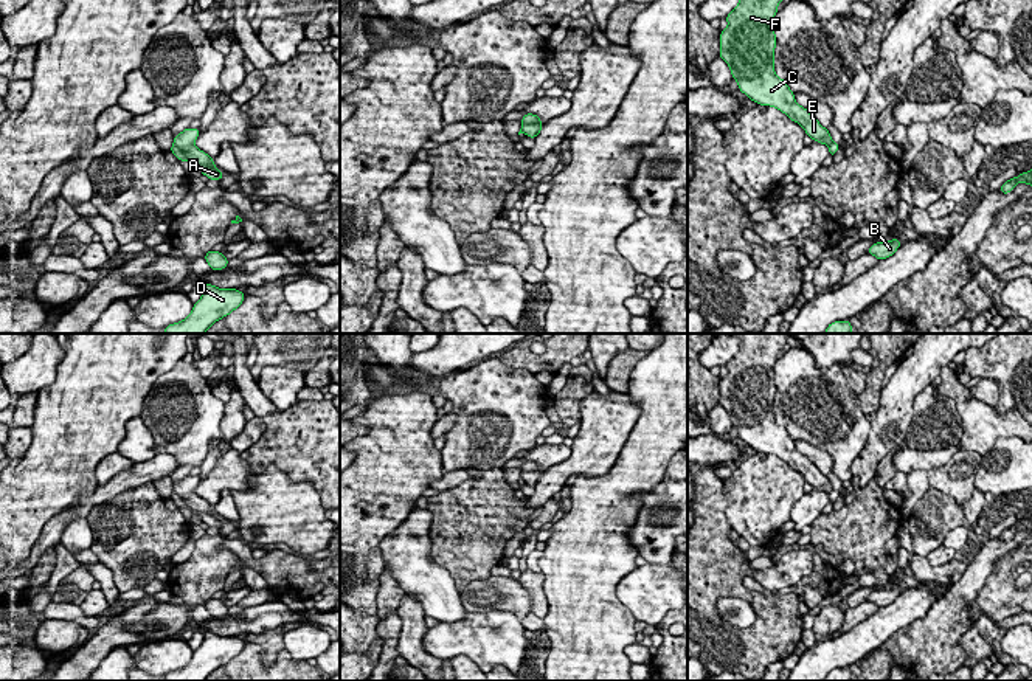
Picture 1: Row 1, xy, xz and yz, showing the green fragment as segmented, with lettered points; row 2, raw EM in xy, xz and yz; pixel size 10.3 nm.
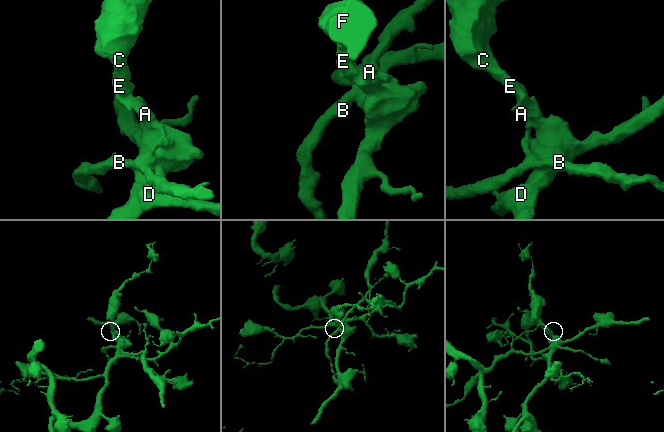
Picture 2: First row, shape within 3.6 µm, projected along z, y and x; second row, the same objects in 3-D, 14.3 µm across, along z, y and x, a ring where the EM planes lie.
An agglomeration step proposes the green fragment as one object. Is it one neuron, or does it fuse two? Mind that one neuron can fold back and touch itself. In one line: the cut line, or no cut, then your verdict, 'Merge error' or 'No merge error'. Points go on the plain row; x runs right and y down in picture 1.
Split along xy (173, 490), (191, 508), (213, 514). Merge error

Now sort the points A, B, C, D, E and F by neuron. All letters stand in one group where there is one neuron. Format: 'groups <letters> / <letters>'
groups A B / C D E F

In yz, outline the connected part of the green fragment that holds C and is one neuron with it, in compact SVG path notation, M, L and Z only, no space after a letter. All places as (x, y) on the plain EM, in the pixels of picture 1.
M726 334L740 340L739 352L726 363L728 374L720 379L720 405L728 411L732 427L737 428L739 437L751 448L760 453L776 455L785 461L791 468L798 470L805 481L821 492L830 493L833 490L829 478L799 453L795 441L787 430L776 423L774 419L774 363L777 352L787 344L790 334Z

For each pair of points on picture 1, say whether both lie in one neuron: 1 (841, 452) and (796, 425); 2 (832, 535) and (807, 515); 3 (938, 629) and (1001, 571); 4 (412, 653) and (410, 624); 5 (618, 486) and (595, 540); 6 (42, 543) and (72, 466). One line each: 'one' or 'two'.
1: one
2: two
3: two
4: one
5: one
6: two

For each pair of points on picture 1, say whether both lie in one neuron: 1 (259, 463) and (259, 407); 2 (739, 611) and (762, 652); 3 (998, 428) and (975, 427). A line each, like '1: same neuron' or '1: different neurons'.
1: same neuron
2: different neurons
3: same neuron

